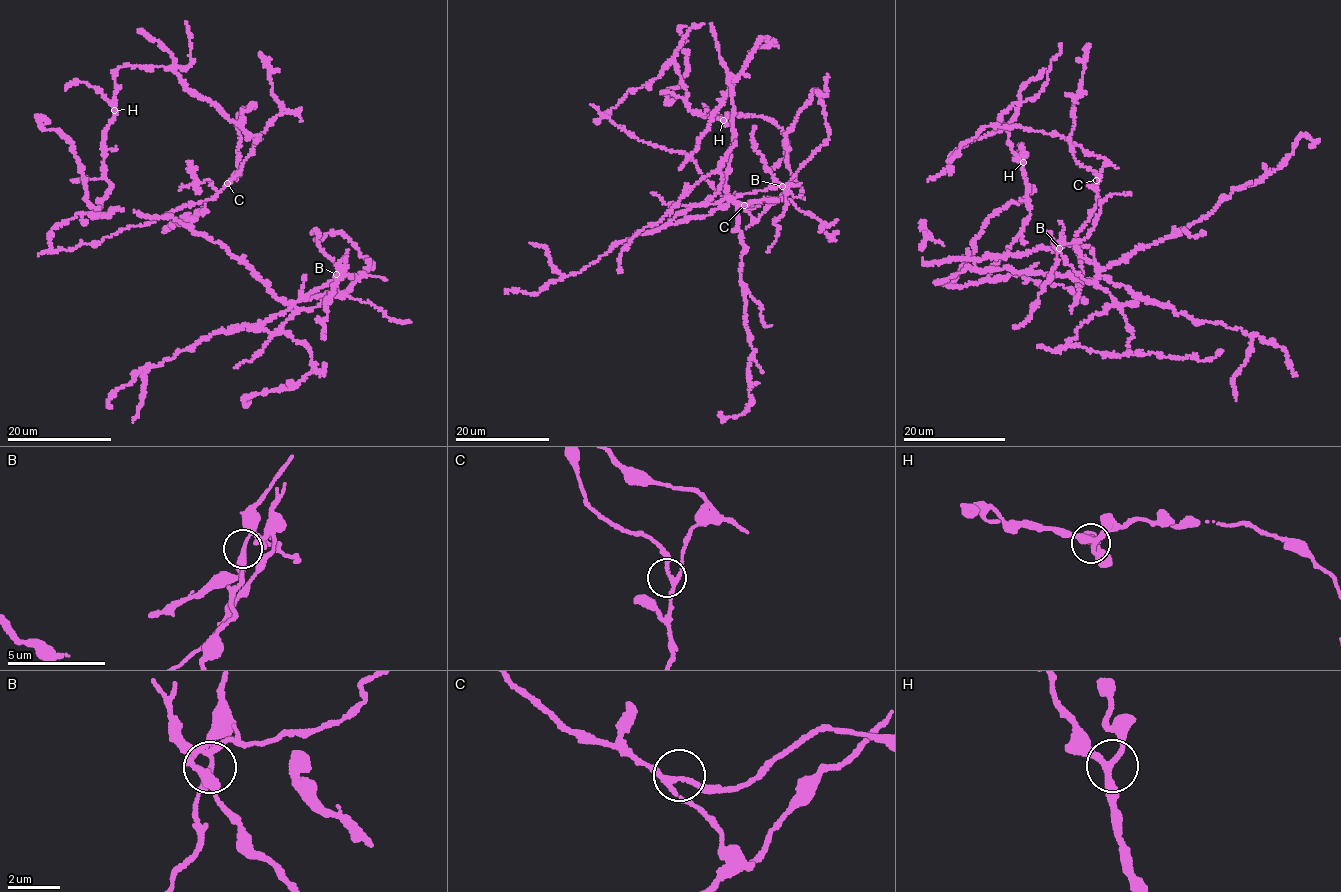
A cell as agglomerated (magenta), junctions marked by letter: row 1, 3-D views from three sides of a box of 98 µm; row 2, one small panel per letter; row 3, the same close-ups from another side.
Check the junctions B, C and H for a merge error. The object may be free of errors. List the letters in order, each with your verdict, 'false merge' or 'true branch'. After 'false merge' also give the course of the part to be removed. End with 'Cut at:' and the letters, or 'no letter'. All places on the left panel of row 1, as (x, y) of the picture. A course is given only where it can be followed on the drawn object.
B: false merge; foreign part runs (336, 274), (339, 271), (341, 276), (326, 299), (313, 308), (295, 311), (277, 331), (304, 341), (321, 378)
C: true branch
H: true branch
Cut at: B

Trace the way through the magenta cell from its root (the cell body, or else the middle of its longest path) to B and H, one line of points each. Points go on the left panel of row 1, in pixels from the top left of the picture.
B: (230, 182), (160, 219), (191, 216), (293, 303), (232, 328), (277, 331), (329, 298), (336, 274)
H: (230, 182), (236, 121), (254, 104), (233, 122), (175, 65), (126, 65), (114, 110)

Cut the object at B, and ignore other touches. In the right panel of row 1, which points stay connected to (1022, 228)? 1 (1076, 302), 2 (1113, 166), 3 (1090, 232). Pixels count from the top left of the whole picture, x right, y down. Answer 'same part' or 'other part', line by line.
1: same part
2: same part
3: other part

